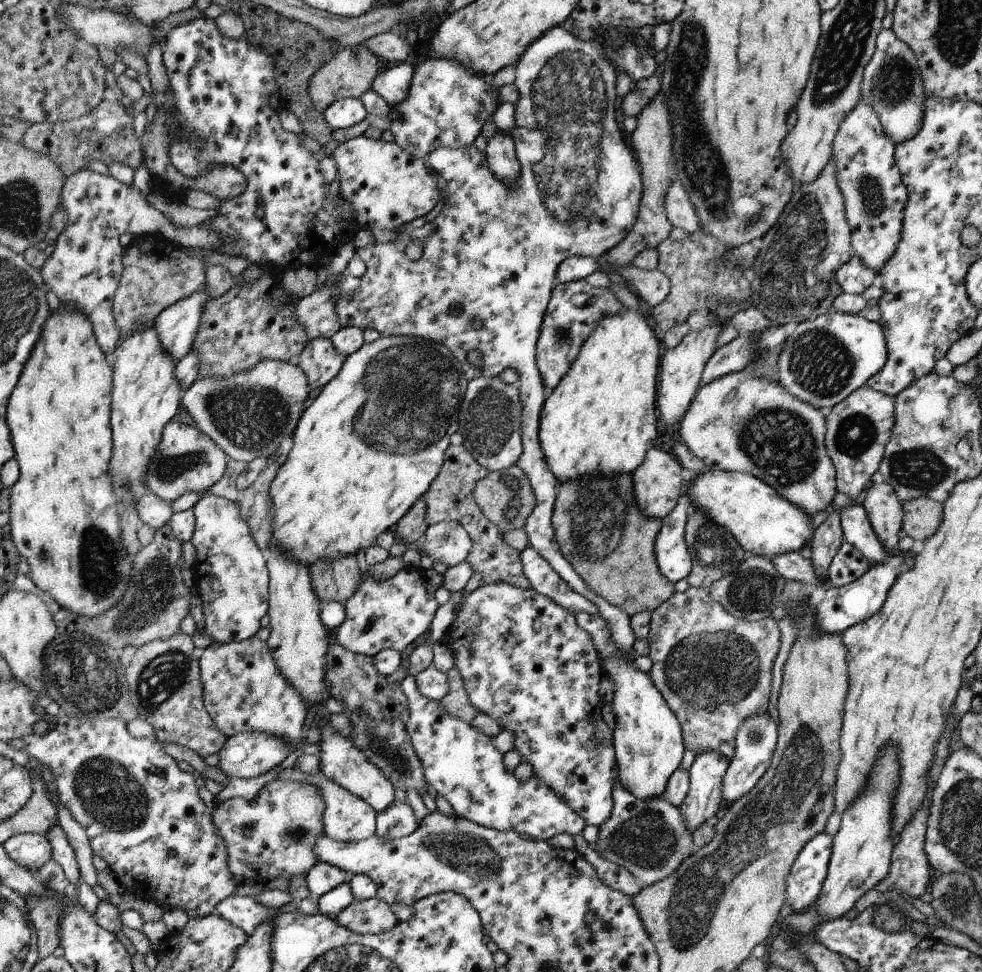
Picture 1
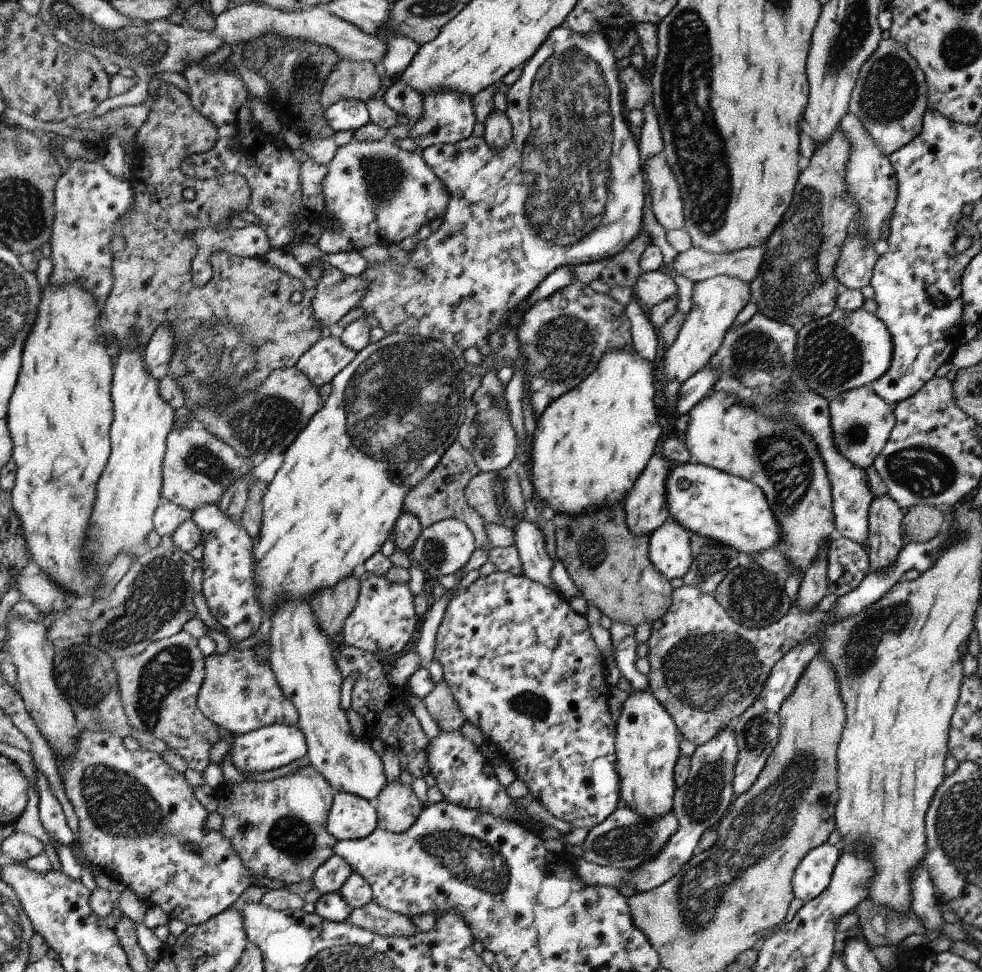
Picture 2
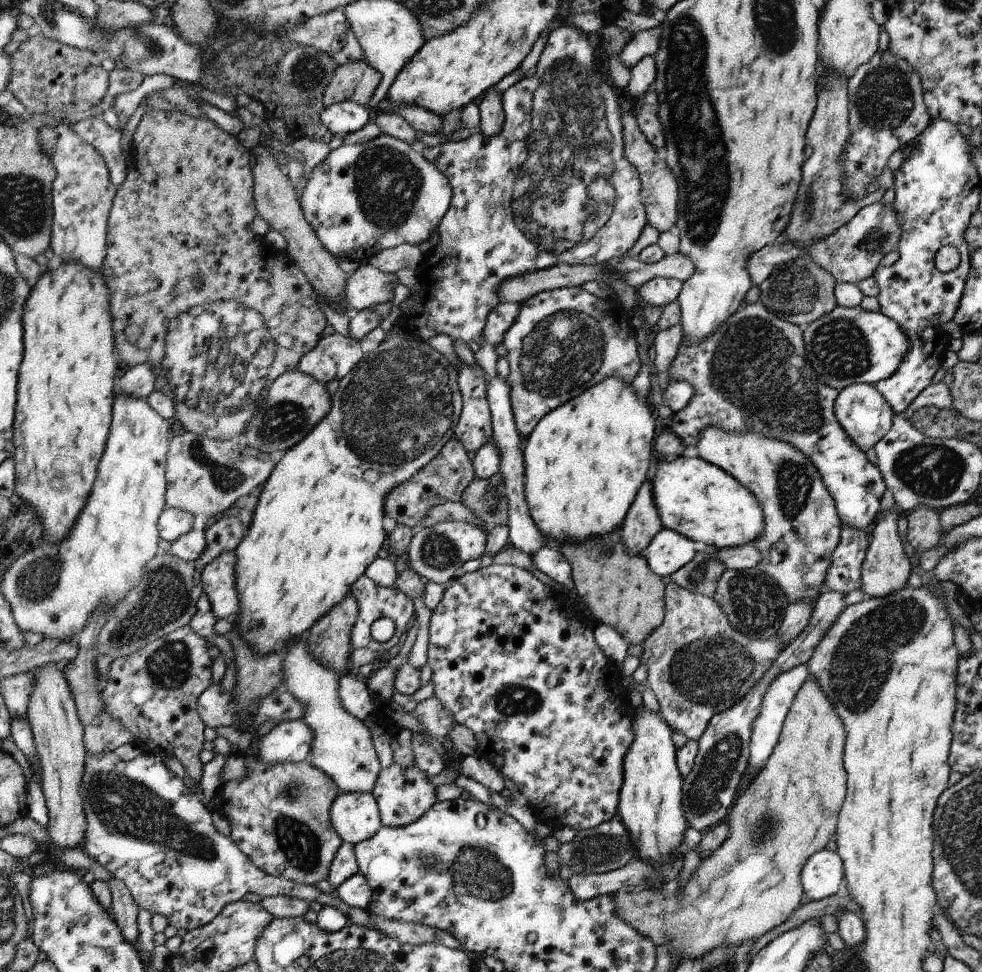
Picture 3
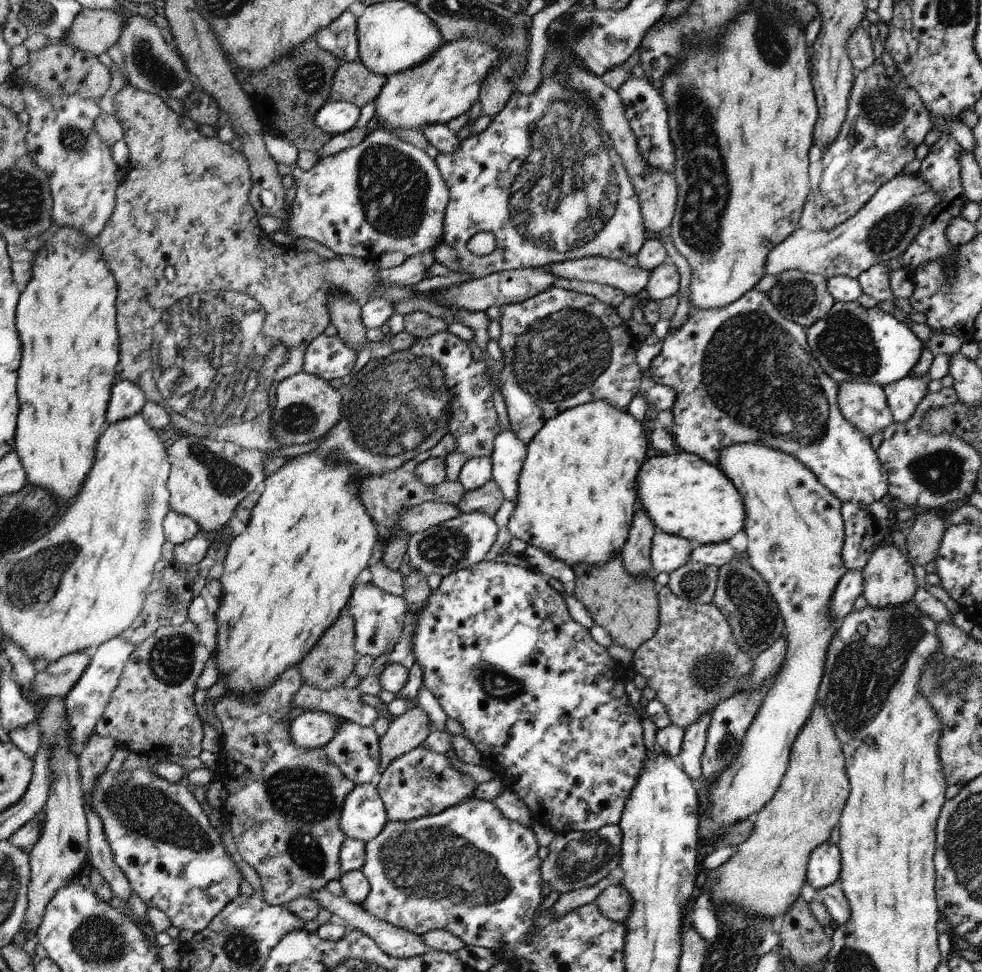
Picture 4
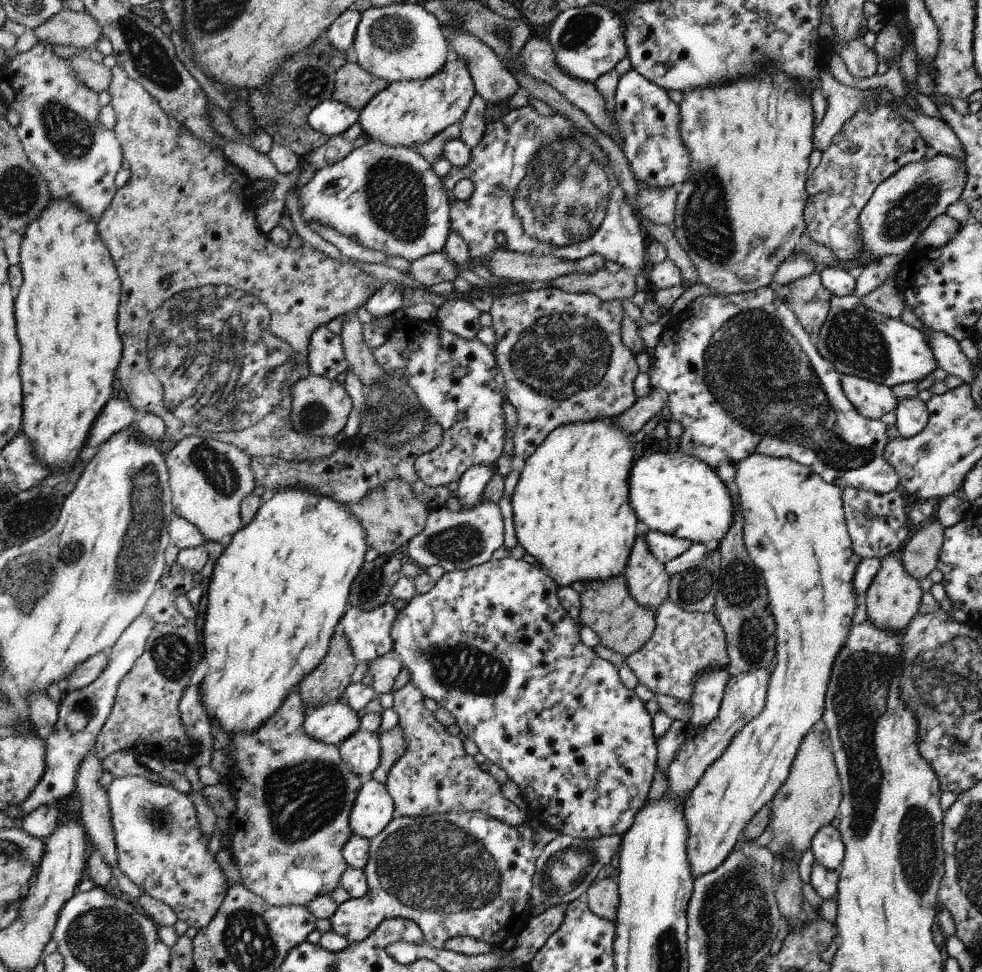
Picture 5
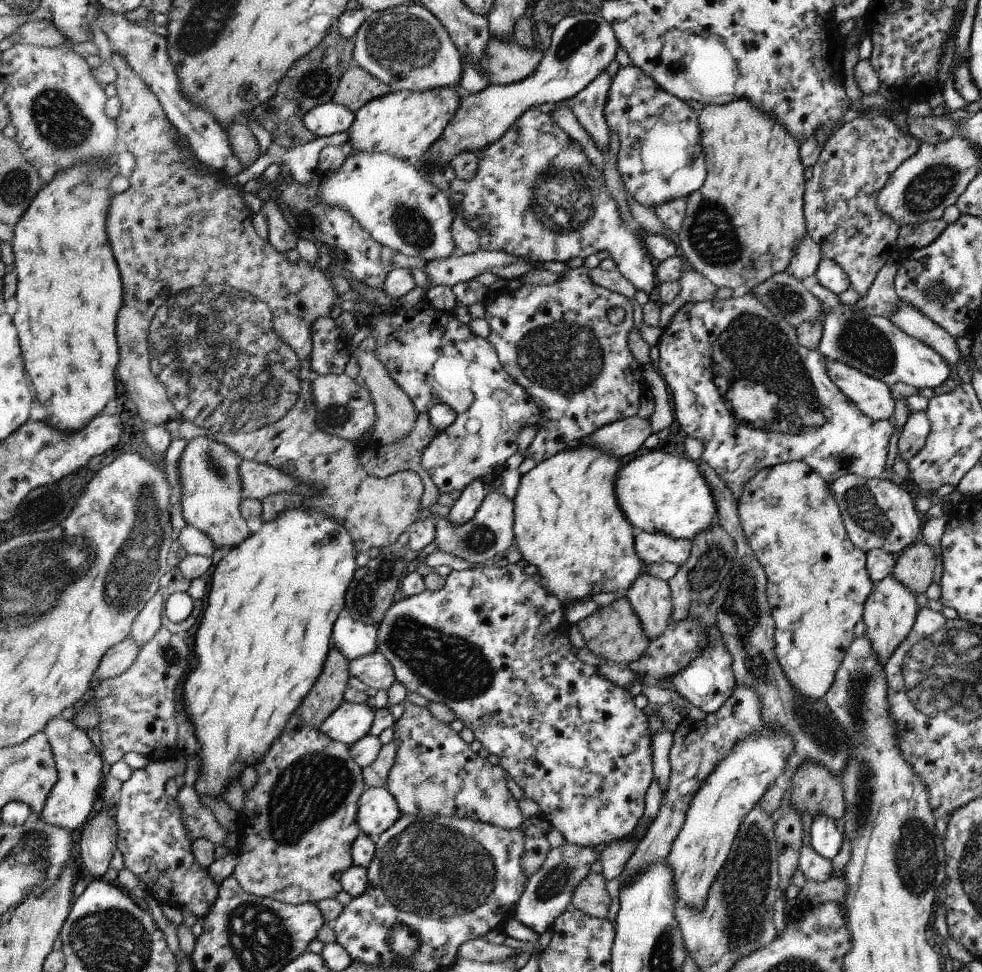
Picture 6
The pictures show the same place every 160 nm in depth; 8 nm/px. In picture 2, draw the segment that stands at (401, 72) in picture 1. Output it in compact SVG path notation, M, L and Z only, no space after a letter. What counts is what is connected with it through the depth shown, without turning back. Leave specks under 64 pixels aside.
M396 79L384 93L384 102L398 114L416 122L423 115L423 96L408 83Z

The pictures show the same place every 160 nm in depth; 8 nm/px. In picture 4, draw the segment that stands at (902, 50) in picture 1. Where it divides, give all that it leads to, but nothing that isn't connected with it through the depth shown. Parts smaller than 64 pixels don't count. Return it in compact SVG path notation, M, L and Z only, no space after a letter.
M874 63L861 71L855 78L847 118L844 119L835 141L823 150L820 184L812 191L814 216L820 222L822 231L834 231L836 227L846 223L858 214L882 184L902 174L902 168L916 158L914 150L924 142L926 134L932 128L928 109L924 108L922 97L907 83L899 69Z

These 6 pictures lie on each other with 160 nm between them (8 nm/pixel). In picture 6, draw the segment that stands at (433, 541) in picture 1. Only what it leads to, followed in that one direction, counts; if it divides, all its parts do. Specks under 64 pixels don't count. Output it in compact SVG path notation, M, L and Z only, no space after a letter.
M492 490L475 512L474 518L466 524L456 527L448 522L447 518L434 514L432 518L437 524L437 535L433 544L437 546L438 551L450 553L472 564L490 563L494 556L502 554L514 542L515 534L512 534L512 524L515 524L514 511L515 504L512 504L512 500L508 500L500 490Z

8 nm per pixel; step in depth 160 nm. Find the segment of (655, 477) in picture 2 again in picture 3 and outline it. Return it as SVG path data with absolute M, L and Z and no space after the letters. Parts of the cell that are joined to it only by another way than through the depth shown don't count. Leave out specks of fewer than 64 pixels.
M644 480L635 503L620 527L622 541L630 554L644 554L652 540L663 530L655 493L652 492L652 480Z

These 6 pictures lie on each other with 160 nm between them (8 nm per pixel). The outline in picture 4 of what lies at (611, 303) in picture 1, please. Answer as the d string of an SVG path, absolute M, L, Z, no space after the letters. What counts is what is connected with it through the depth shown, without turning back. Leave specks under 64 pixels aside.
M552 285L550 288L534 295L528 300L523 300L519 303L502 305L499 309L501 312L499 318L501 333L497 343L502 351L503 360L503 368L501 370L501 375L499 376L499 388L506 404L511 430L526 446L532 439L535 438L536 434L538 434L538 432L546 426L548 421L571 408L578 407L592 401L606 401L609 402L610 405L614 406L614 408L624 411L633 402L636 394L638 394L638 388L640 388L640 378L642 378L640 368L635 361L638 348L634 348L634 338L630 336L630 332L628 332L628 328L626 328L625 320L620 320L618 312L616 312L616 307L610 308L610 306L606 306L605 303L602 304L602 302L600 302L599 299L596 299L593 295L557 288Z

